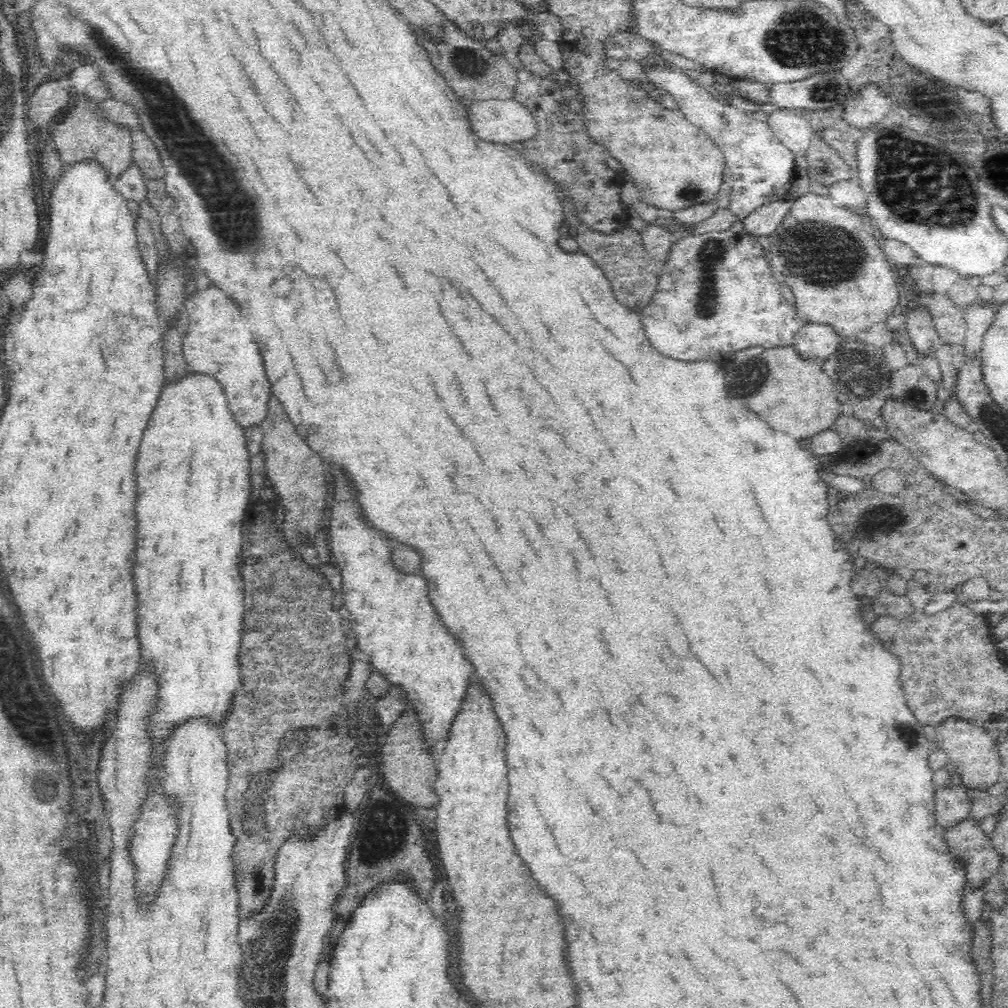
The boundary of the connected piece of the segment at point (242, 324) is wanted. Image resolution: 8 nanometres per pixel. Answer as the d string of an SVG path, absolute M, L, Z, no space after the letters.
M208 288L206 292L195 292L190 300L185 302L182 330L182 350L186 358L186 368L190 374L204 374L214 378L224 388L224 396L234 420L242 428L258 426L264 422L268 414L270 402L270 384L264 374L260 352L254 352L258 344L254 342L254 334L248 328L242 312L232 306L230 298L226 298L218 288Z

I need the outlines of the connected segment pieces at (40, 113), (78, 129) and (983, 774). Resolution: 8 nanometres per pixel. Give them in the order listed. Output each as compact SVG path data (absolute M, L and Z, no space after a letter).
M58 81L42 84L30 100L28 118L36 127L46 128L60 118L62 110L68 106L68 99L68 92Z
M80 96L75 107L61 123L58 123L52 133L52 147L58 153L58 158L64 167L76 166L84 162L96 162L108 175L108 181L116 182L119 176L126 172L133 163L133 141L131 131L120 129L112 123L104 123L96 115L96 102Z
M948 718L938 726L931 740L931 746L946 751L949 757L949 764L956 769L963 782L972 789L988 791L998 780L1002 767L999 758L998 742L990 737L990 733L982 726L967 722L964 718Z

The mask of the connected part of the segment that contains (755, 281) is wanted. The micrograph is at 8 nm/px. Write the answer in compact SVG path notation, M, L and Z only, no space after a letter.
M730 229L718 232L706 232L704 234L690 235L676 240L672 245L670 253L670 260L664 267L659 267L657 291L653 296L653 299L646 305L646 308L642 309L642 322L644 322L644 328L646 328L646 334L648 338L652 340L652 344L666 356L672 356L672 358L678 358L678 360L726 360L730 354L734 352L740 352L740 350L746 350L750 346L764 346L764 348L776 348L776 346L787 347L794 342L794 334L800 330L800 320L796 320L796 308L792 308L792 304L788 304L788 296L784 296L784 292L780 292L780 284L774 282L772 278L772 266L770 262L766 262L763 256L763 246L754 235L746 232L734 233Z

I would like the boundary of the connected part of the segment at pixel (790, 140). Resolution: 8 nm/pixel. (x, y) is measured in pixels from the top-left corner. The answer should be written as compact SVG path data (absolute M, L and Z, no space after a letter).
M797 109L772 112L767 123L778 141L792 152L793 157L805 156L814 133L814 117L803 116Z

